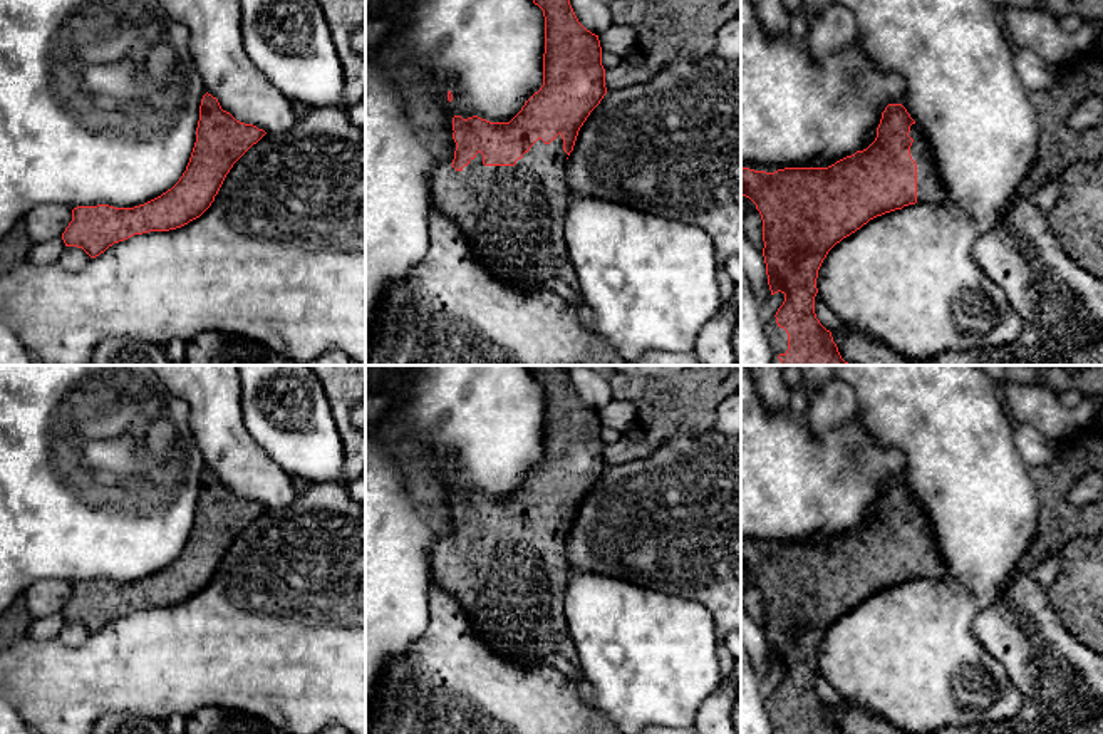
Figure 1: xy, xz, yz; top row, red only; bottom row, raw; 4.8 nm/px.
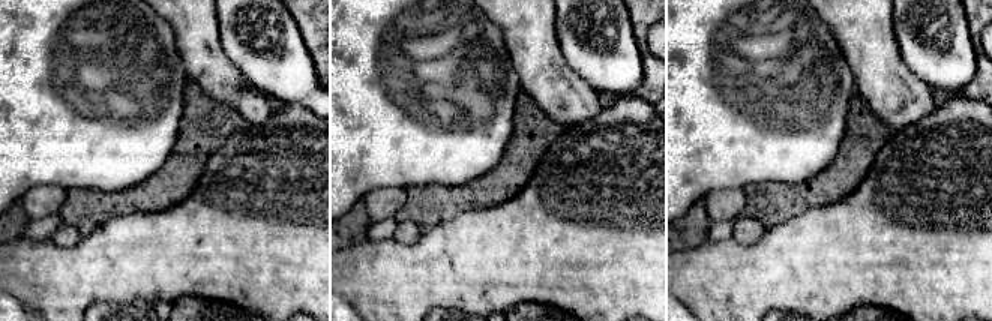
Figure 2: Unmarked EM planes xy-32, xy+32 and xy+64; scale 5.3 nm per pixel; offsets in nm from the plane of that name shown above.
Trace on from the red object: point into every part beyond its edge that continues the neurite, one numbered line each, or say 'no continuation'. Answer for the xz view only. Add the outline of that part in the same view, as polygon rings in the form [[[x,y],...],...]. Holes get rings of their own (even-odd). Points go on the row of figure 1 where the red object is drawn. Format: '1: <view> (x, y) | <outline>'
1: xz (512, 218) | [[[558,134],[550,144],[538,139],[515,166],[484,166],[478,152],[461,171],[453,166],[439,168],[432,178],[434,201],[458,223],[458,228],[473,256],[498,280],[521,290],[543,290],[543,282],[557,278],[555,261],[568,256],[563,226],[570,203],[567,183],[567,158],[563,139]]]

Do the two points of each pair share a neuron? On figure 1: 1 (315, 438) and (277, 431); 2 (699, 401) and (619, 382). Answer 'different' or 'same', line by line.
1: same
2: same

